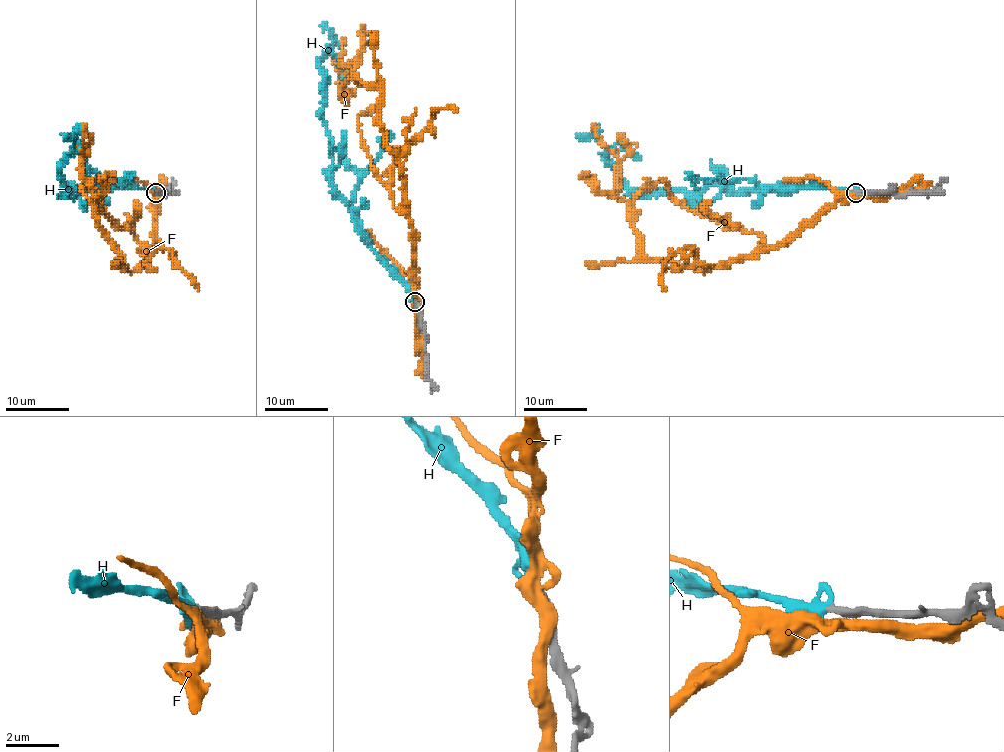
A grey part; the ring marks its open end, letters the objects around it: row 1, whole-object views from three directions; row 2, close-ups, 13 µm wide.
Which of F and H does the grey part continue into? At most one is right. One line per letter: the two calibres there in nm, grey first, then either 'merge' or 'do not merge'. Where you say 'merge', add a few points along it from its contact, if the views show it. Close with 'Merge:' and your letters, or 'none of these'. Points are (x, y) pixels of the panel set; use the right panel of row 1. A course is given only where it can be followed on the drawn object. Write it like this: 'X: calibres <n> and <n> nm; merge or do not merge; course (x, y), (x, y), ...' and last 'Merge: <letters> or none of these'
F: calibres 400 and 500 nm; do not merge
H: calibres 280 and 480 nm; merge; course (857, 192), (706, 184), (697, 192), (636, 192), (607, 153), (618, 142), (639, 158)
Merge: H

